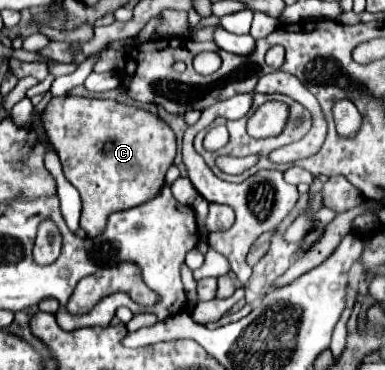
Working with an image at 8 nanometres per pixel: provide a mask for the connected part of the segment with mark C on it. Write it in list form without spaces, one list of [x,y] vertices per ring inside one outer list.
[[[75,94],[55,96],[49,100],[47,108],[41,114],[45,132],[55,146],[63,174],[65,178],[79,190],[83,200],[83,212],[81,212],[81,228],[87,232],[87,236],[97,236],[105,228],[107,216],[117,210],[127,210],[133,206],[139,206],[153,196],[159,194],[163,186],[165,172],[175,160],[177,154],[177,140],[175,132],[169,128],[165,120],[161,120],[157,114],[127,106],[117,100],[99,100],[99,98],[83,98]]]

